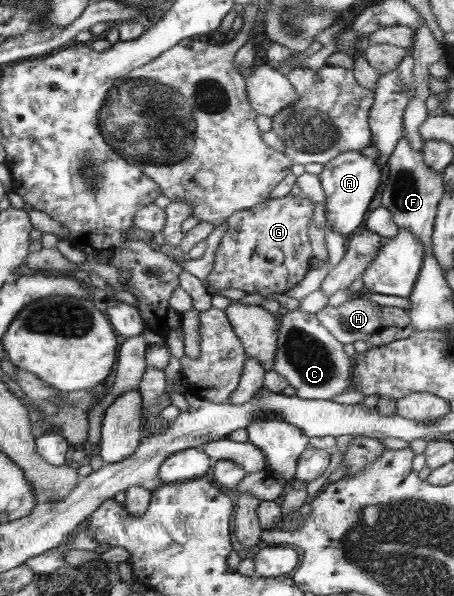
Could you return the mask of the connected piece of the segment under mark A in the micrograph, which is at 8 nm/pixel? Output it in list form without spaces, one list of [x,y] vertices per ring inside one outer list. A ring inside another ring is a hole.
[[[360,151],[342,152],[330,160],[319,175],[326,196],[326,224],[342,236],[355,233],[362,226],[370,203],[376,196],[382,180],[382,169],[375,160],[366,158]]]

